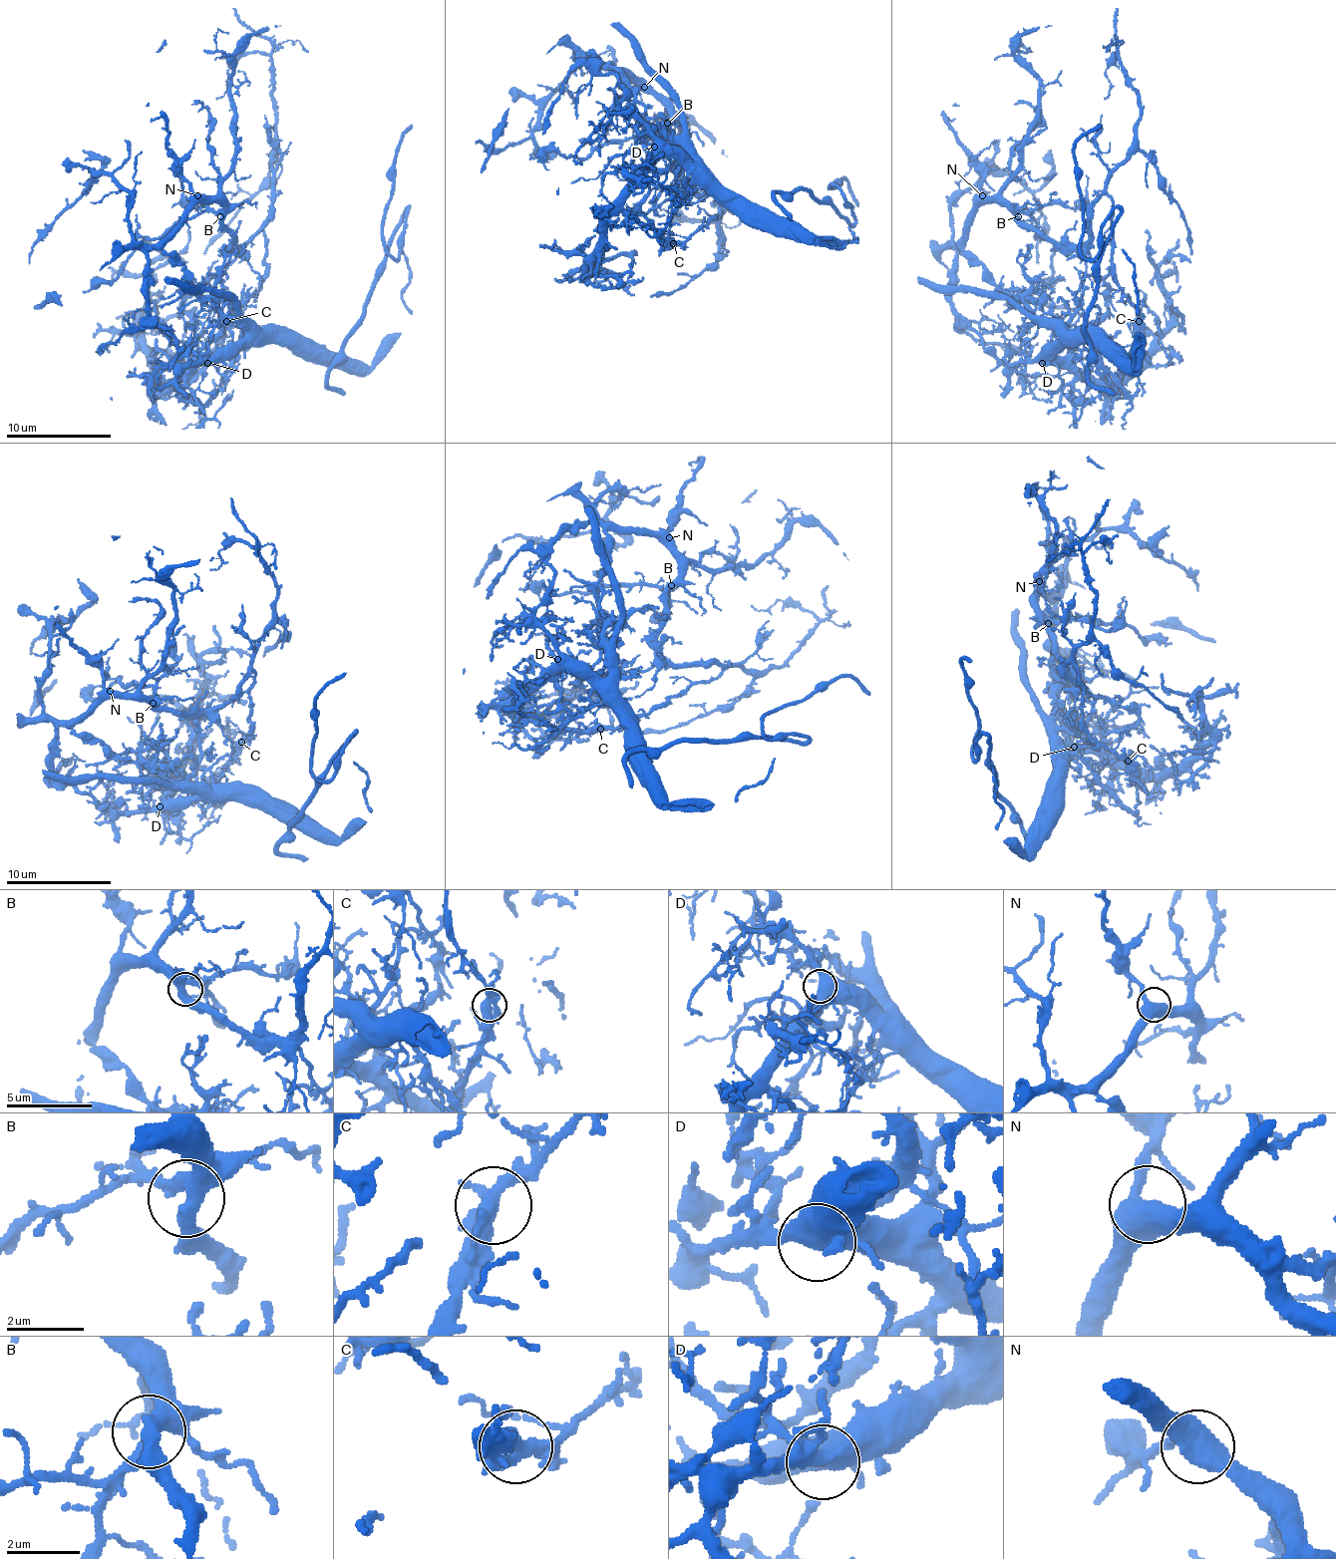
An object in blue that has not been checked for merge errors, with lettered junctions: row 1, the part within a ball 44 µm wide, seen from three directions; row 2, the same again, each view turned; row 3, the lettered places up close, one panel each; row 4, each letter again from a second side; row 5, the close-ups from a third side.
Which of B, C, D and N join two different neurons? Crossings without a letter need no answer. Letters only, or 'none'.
C

